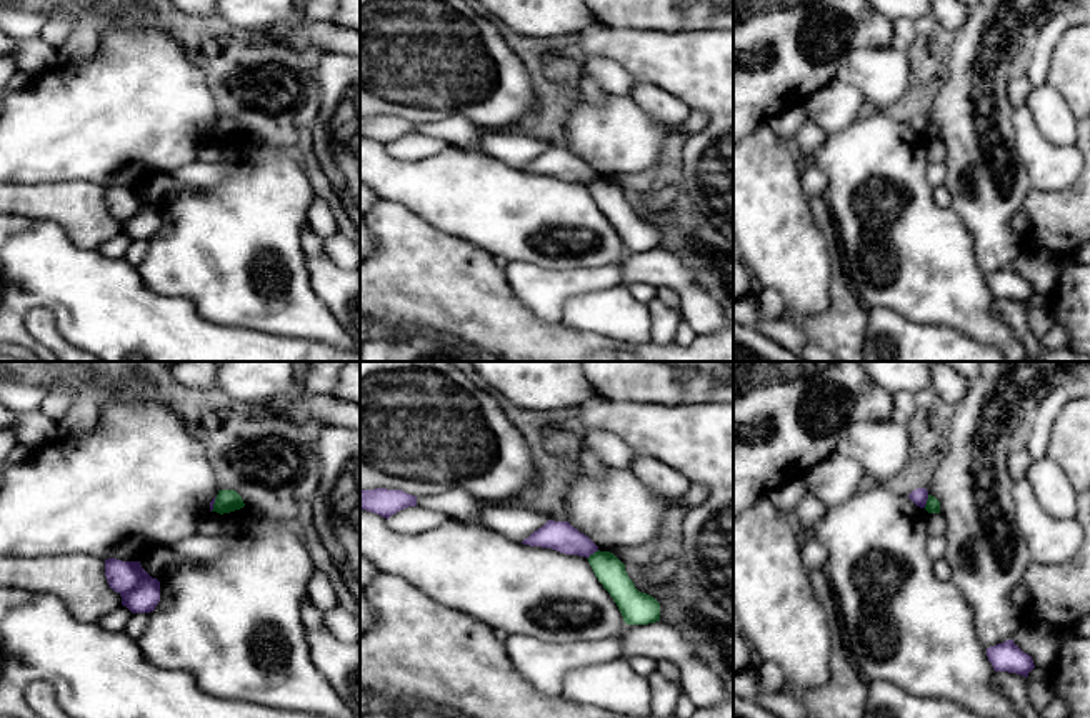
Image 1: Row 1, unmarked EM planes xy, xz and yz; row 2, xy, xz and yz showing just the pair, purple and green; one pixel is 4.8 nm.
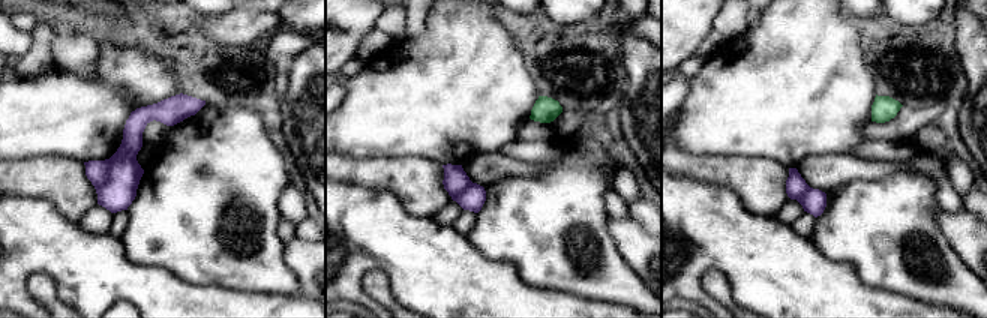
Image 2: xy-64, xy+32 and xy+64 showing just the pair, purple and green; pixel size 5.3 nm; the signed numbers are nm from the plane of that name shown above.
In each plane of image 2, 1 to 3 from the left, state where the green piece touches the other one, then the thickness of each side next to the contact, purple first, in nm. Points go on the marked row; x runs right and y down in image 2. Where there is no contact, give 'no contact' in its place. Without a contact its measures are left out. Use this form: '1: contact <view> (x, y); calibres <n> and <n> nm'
1: no contact
2: no contact
3: no contact

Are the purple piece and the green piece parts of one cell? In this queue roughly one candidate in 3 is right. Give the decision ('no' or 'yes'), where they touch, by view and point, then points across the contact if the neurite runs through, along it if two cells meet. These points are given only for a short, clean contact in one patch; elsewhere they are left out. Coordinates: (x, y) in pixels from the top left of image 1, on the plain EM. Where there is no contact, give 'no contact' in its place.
no | yz (925, 129) | along yz (929, 122), (924, 134)

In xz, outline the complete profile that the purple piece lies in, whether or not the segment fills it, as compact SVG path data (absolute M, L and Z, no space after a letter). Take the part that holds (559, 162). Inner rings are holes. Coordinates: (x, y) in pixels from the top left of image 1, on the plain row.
M548 147L542 155L533 158L522 168L530 173L552 175L565 182L578 182L588 185L598 173L568 148Z

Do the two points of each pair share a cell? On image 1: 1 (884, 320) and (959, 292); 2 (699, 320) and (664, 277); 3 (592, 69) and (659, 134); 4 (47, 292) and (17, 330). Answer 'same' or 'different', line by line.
1: different
2: same
3: different
4: same

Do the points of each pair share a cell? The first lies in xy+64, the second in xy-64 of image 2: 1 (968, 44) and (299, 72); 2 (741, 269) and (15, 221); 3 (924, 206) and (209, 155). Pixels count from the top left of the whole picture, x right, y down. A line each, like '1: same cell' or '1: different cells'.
1: same cell
2: same cell
3: same cell

